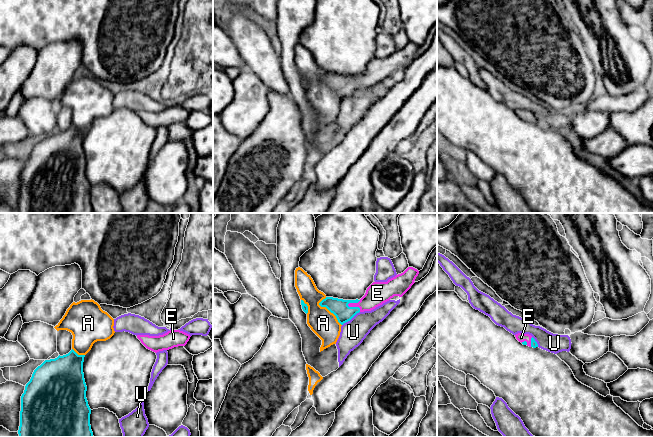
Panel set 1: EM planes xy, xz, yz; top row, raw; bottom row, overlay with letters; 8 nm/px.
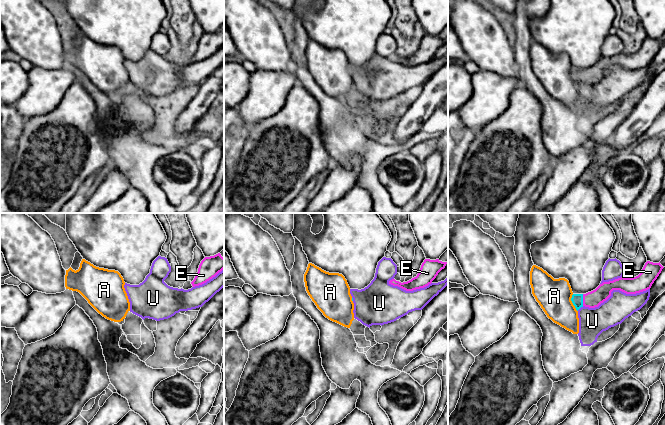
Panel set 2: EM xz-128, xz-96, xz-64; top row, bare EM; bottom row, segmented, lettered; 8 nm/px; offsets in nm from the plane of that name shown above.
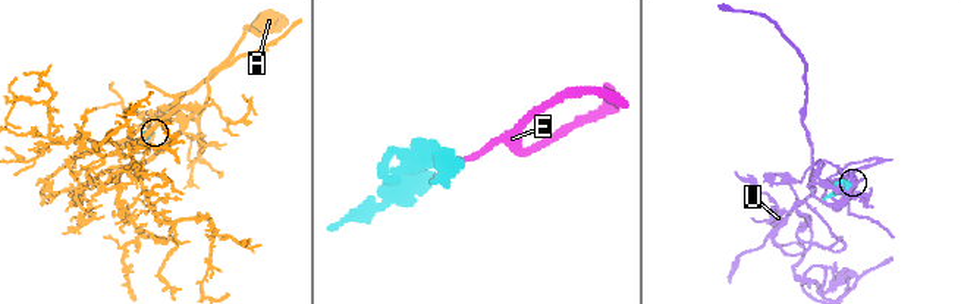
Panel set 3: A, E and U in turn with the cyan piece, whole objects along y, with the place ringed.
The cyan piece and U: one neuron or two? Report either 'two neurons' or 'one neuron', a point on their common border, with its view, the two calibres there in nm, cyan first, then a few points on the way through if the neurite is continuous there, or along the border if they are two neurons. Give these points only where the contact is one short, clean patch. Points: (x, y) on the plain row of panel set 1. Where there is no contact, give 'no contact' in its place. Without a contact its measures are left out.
two neurons; contact xz (350, 95); calibres 140 and 200 nm

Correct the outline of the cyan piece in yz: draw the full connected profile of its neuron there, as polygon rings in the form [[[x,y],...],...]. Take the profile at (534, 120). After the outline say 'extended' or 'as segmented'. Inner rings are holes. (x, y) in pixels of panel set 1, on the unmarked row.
[[[518,109],[515,111],[515,113],[523,121],[527,121],[527,122],[533,123],[533,124],[538,123],[538,120],[535,117],[535,115],[529,110]]]; extended

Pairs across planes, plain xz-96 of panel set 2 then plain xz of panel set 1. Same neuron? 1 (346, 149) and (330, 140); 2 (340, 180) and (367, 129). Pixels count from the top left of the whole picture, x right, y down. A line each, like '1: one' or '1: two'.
1: one
2: one

